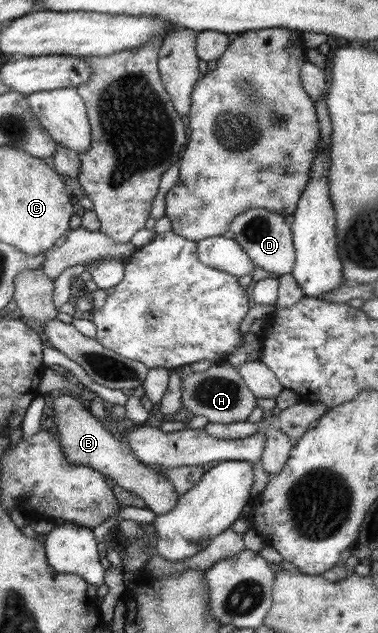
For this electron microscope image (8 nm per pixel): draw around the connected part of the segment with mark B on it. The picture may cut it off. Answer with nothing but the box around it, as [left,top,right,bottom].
[53,395,180,515]

